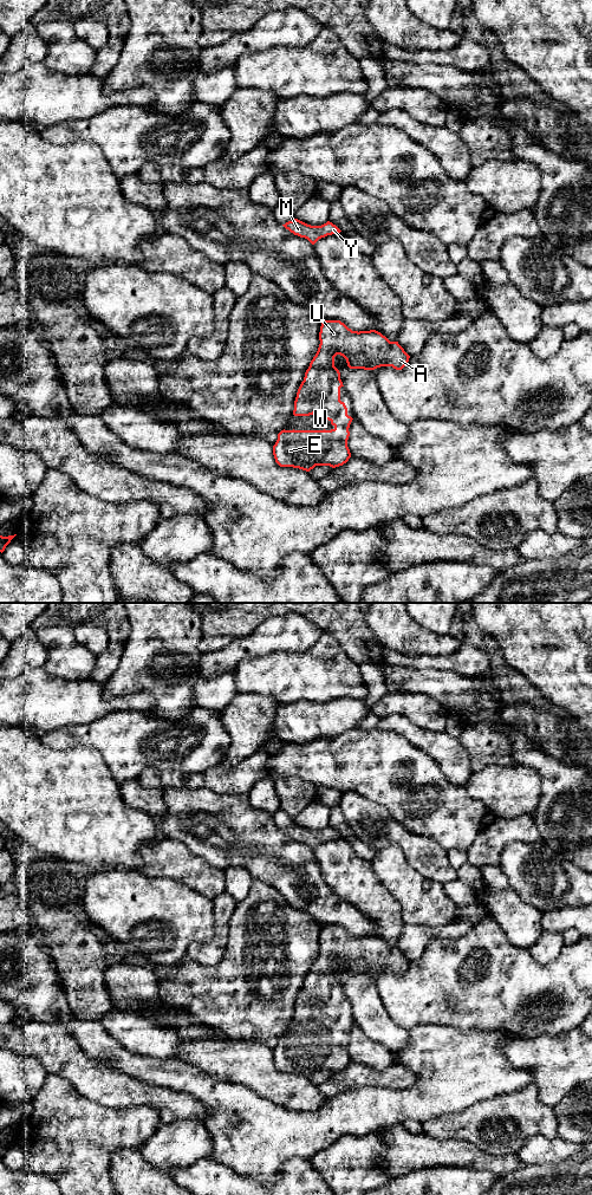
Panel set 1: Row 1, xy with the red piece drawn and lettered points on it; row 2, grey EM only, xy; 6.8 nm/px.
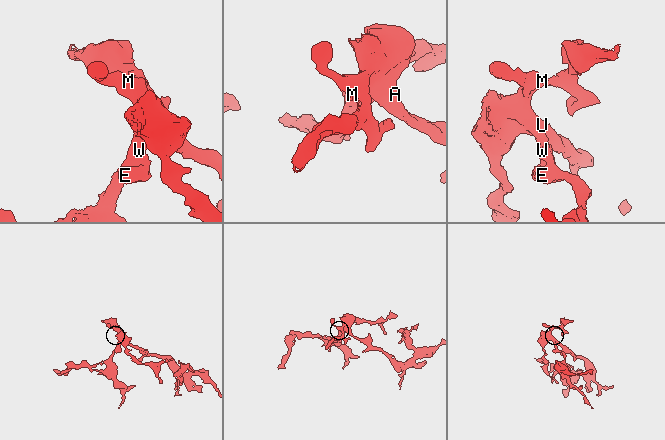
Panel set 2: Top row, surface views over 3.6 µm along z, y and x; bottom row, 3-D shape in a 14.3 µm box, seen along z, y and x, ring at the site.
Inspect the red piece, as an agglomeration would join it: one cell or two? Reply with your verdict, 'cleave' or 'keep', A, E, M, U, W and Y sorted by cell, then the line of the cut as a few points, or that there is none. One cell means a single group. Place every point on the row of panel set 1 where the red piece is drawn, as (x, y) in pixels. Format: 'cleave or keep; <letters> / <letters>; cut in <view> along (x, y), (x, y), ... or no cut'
keep; A E M U W Y; no cut

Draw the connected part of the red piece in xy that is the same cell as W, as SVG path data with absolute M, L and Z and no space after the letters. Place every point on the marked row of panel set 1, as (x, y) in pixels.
M321 320L319 332L319 348L305 372L294 401L294 416L320 415L334 427L331 430L281 430L273 446L275 462L280 467L293 467L310 472L315 466L343 466L351 457L347 447L350 424L352 417L347 415L347 408L340 401L340 388L344 387L340 372L334 366L334 357L343 356L350 369L375 370L380 366L392 366L402 370L409 362L410 356L398 344L390 342L376 330L352 331L340 320Z

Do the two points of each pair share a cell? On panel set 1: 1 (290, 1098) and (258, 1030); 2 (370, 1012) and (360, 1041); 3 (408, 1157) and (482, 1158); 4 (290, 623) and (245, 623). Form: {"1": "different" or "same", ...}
{"1": "different", "2": "different", "3": "same", "4": "different"}

